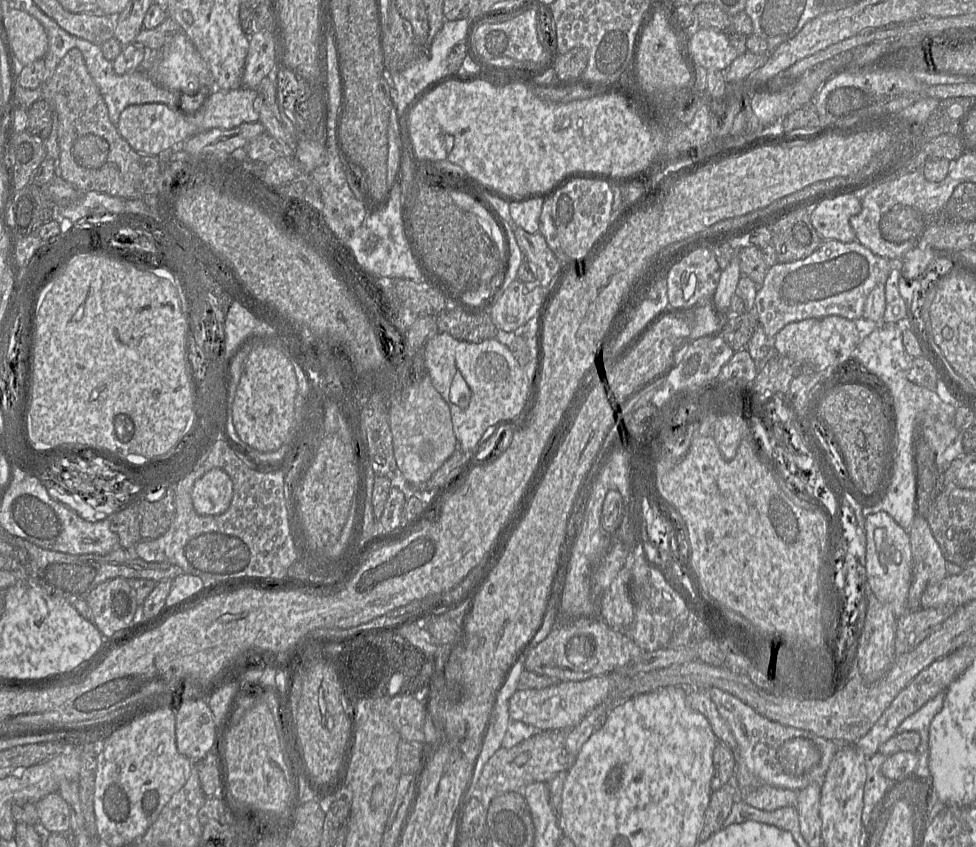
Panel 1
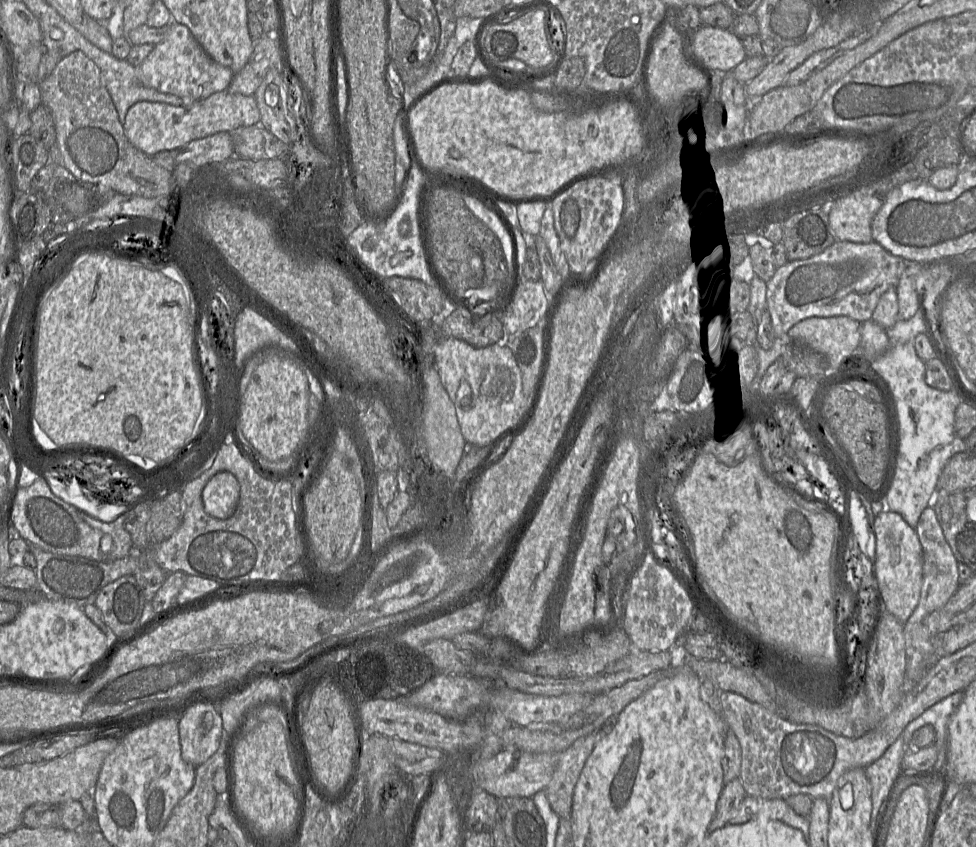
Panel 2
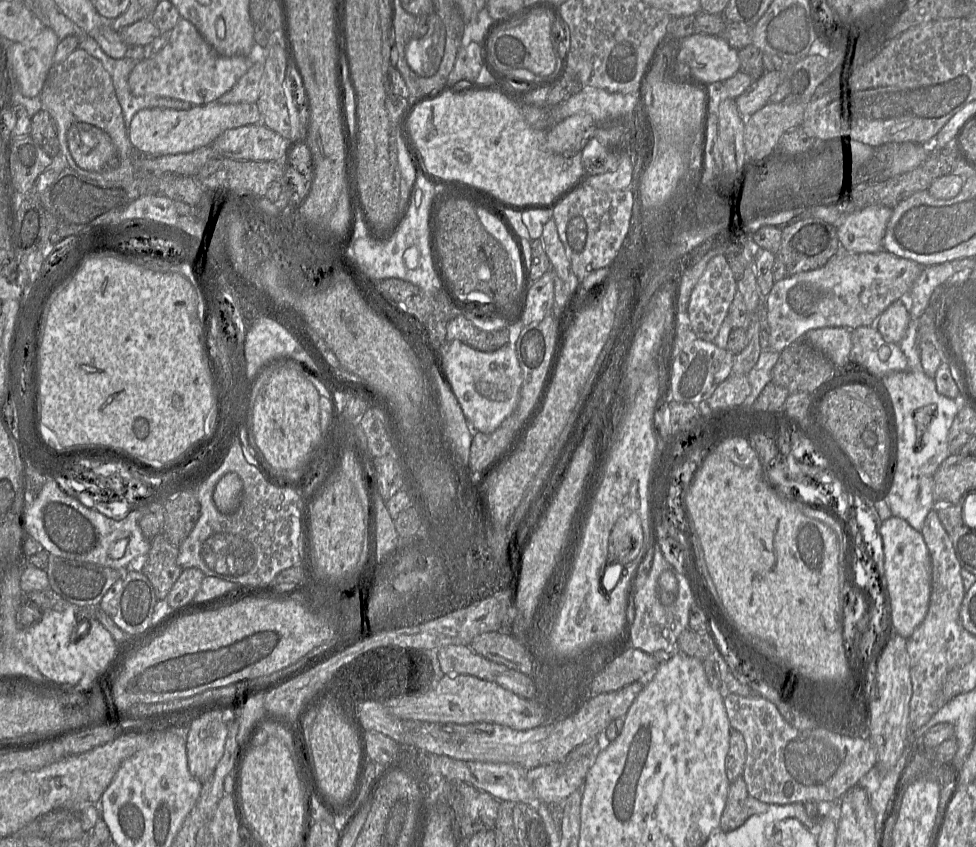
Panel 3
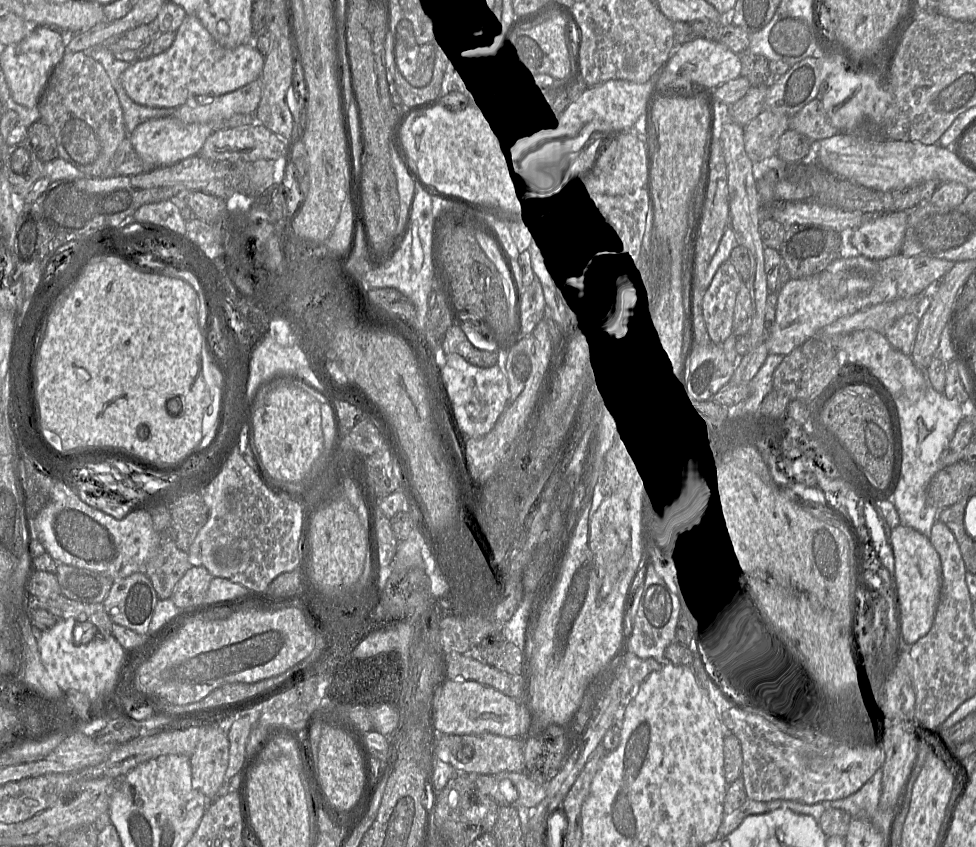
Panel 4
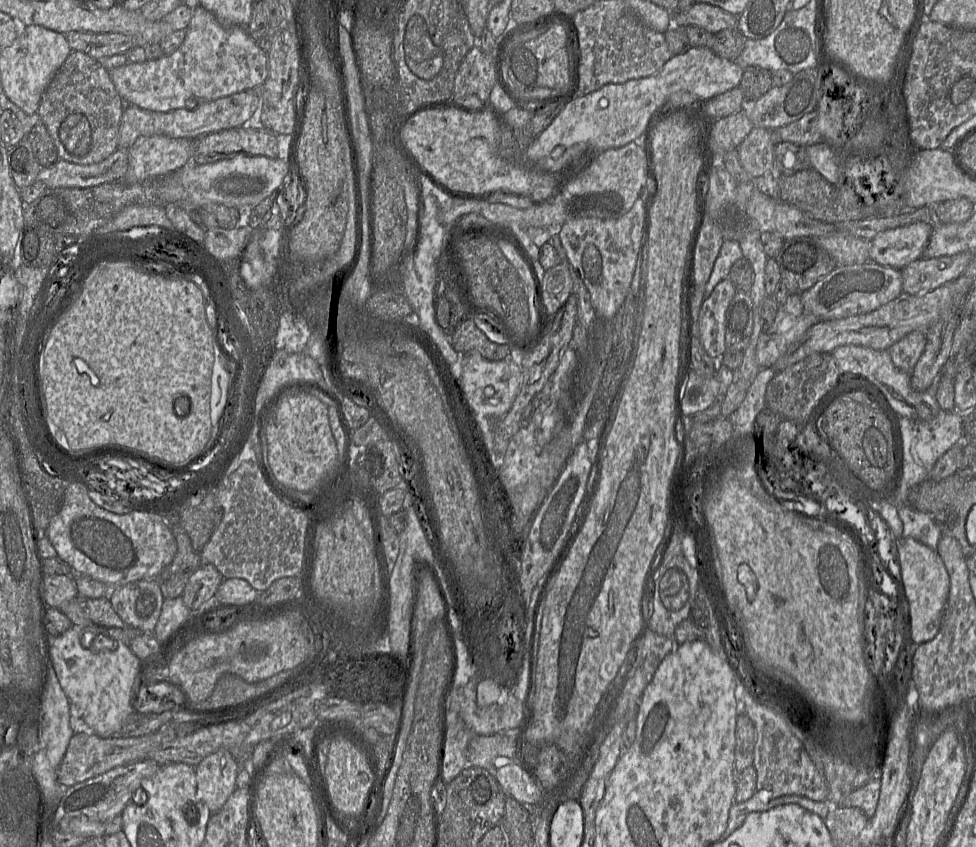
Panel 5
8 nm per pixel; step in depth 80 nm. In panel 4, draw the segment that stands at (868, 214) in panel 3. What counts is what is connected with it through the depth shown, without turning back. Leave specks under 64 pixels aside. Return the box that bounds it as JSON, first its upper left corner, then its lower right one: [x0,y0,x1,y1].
[849,211,908,261]

